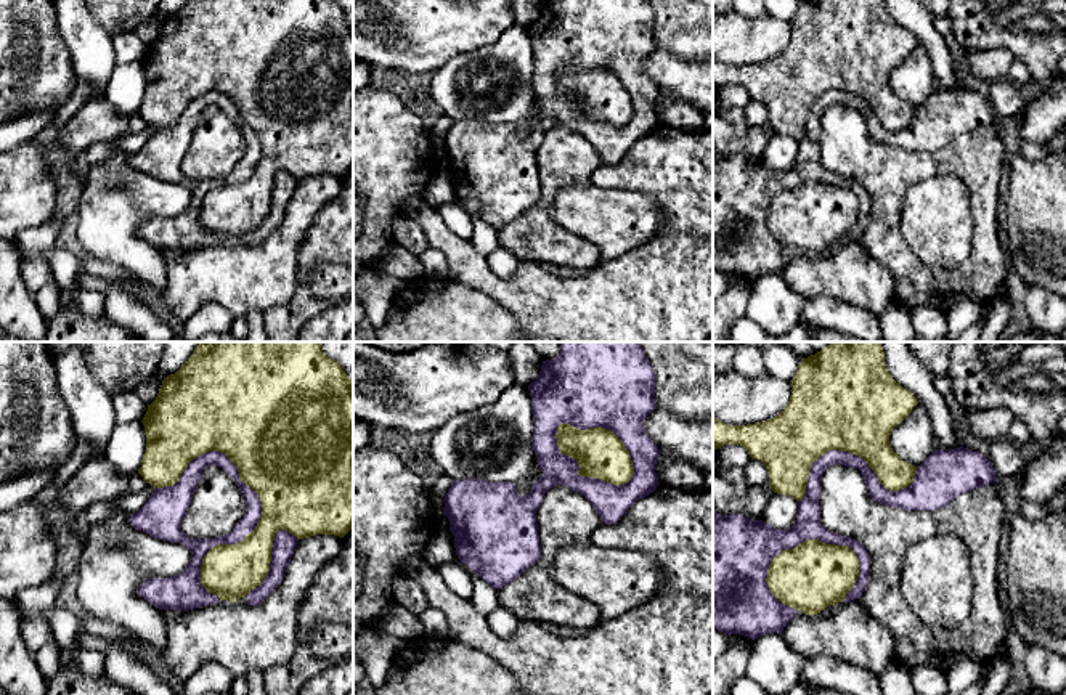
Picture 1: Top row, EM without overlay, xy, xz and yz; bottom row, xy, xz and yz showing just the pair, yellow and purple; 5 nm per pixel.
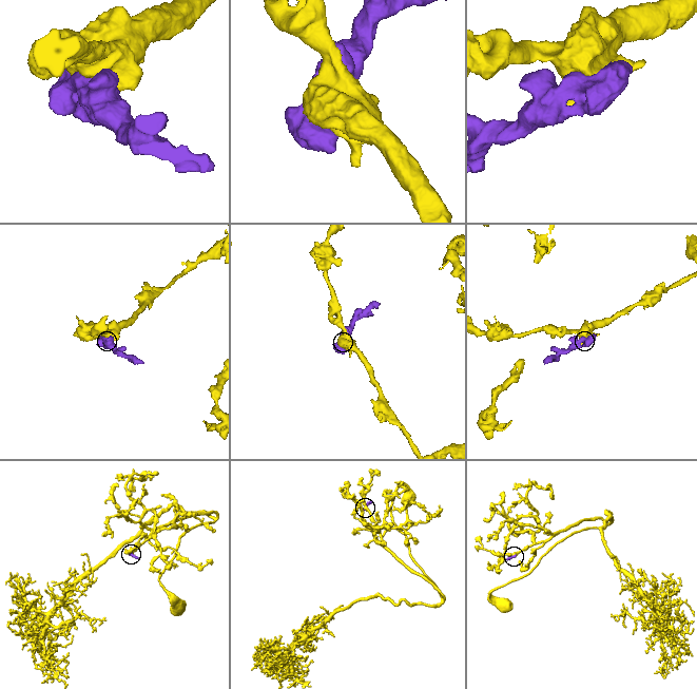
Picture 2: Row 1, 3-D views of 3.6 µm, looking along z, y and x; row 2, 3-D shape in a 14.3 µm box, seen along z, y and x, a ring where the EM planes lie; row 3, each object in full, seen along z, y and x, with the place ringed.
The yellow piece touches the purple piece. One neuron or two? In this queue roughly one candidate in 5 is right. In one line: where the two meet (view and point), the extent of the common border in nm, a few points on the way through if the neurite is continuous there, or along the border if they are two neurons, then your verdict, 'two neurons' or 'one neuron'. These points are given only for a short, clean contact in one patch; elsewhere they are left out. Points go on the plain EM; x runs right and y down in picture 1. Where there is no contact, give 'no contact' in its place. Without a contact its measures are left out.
contact xy (252, 172); length 750 nm; two neurons

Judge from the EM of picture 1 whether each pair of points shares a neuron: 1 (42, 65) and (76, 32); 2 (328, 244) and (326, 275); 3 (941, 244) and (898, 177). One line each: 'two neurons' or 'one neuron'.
1: two neurons
2: two neurons
3: two neurons

